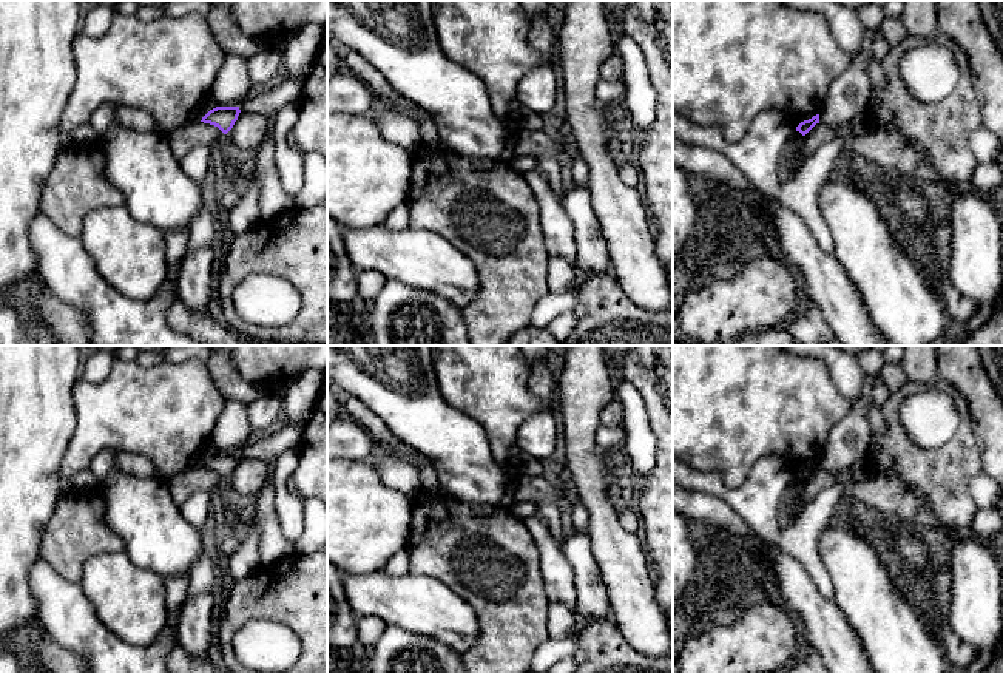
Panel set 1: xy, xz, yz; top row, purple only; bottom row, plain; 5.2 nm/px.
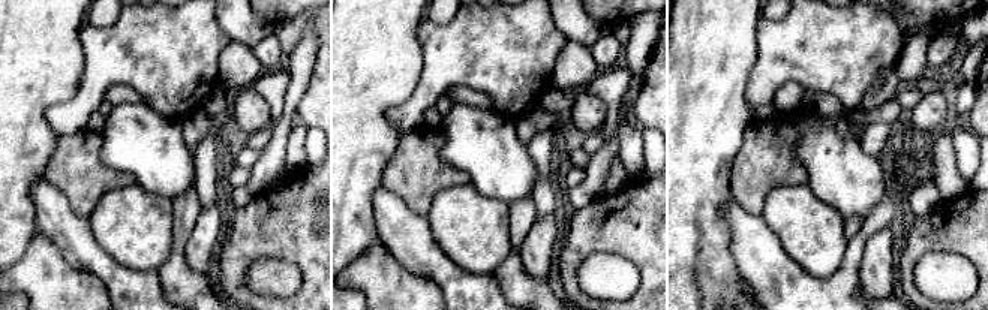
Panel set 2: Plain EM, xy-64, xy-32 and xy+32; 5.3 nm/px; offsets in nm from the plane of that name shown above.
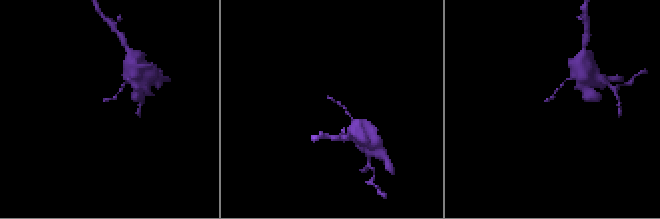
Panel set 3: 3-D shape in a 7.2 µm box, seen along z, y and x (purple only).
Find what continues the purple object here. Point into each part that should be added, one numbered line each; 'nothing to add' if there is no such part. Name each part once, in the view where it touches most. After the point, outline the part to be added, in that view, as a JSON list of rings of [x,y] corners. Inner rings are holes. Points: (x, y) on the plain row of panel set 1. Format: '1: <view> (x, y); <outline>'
nothing to add

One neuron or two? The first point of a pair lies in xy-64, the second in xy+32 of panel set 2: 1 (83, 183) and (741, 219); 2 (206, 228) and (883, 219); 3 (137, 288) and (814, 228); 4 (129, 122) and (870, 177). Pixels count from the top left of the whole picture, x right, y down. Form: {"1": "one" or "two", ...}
{"1": "two", "2": "two", "3": "two", "4": "one"}

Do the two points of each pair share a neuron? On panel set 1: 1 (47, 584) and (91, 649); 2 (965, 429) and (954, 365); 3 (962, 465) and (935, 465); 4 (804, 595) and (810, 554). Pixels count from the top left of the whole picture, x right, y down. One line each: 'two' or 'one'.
1: one
2: two
3: one
4: two

